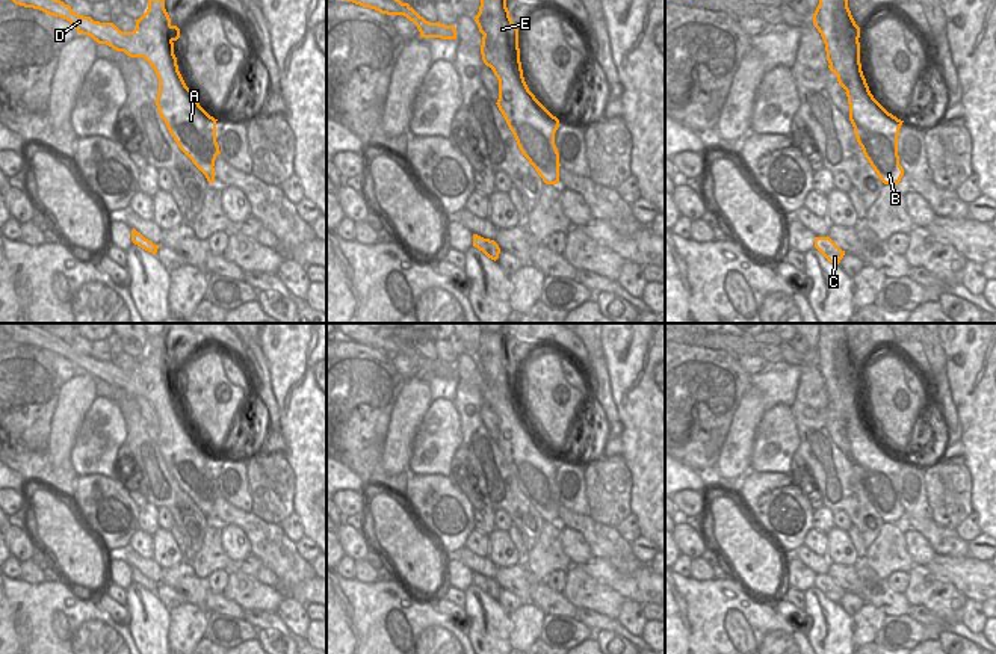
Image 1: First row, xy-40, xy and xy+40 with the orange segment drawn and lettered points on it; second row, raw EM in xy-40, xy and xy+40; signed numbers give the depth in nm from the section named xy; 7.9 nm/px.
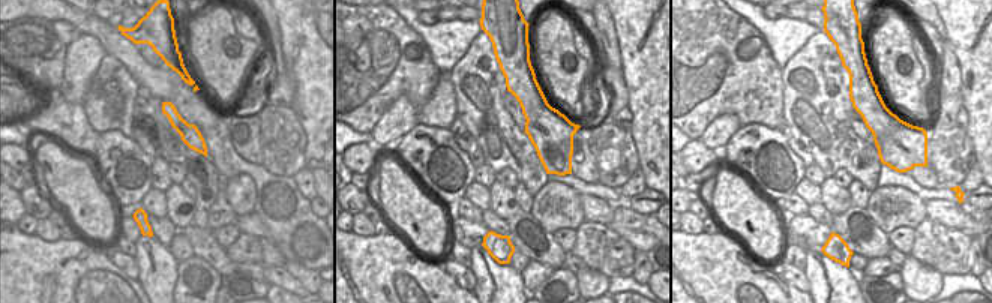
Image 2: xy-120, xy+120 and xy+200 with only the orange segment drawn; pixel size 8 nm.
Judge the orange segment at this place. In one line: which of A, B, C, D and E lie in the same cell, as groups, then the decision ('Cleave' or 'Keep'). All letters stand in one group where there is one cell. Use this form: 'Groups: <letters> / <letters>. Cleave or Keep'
Groups: A B C D / E. Cleave

